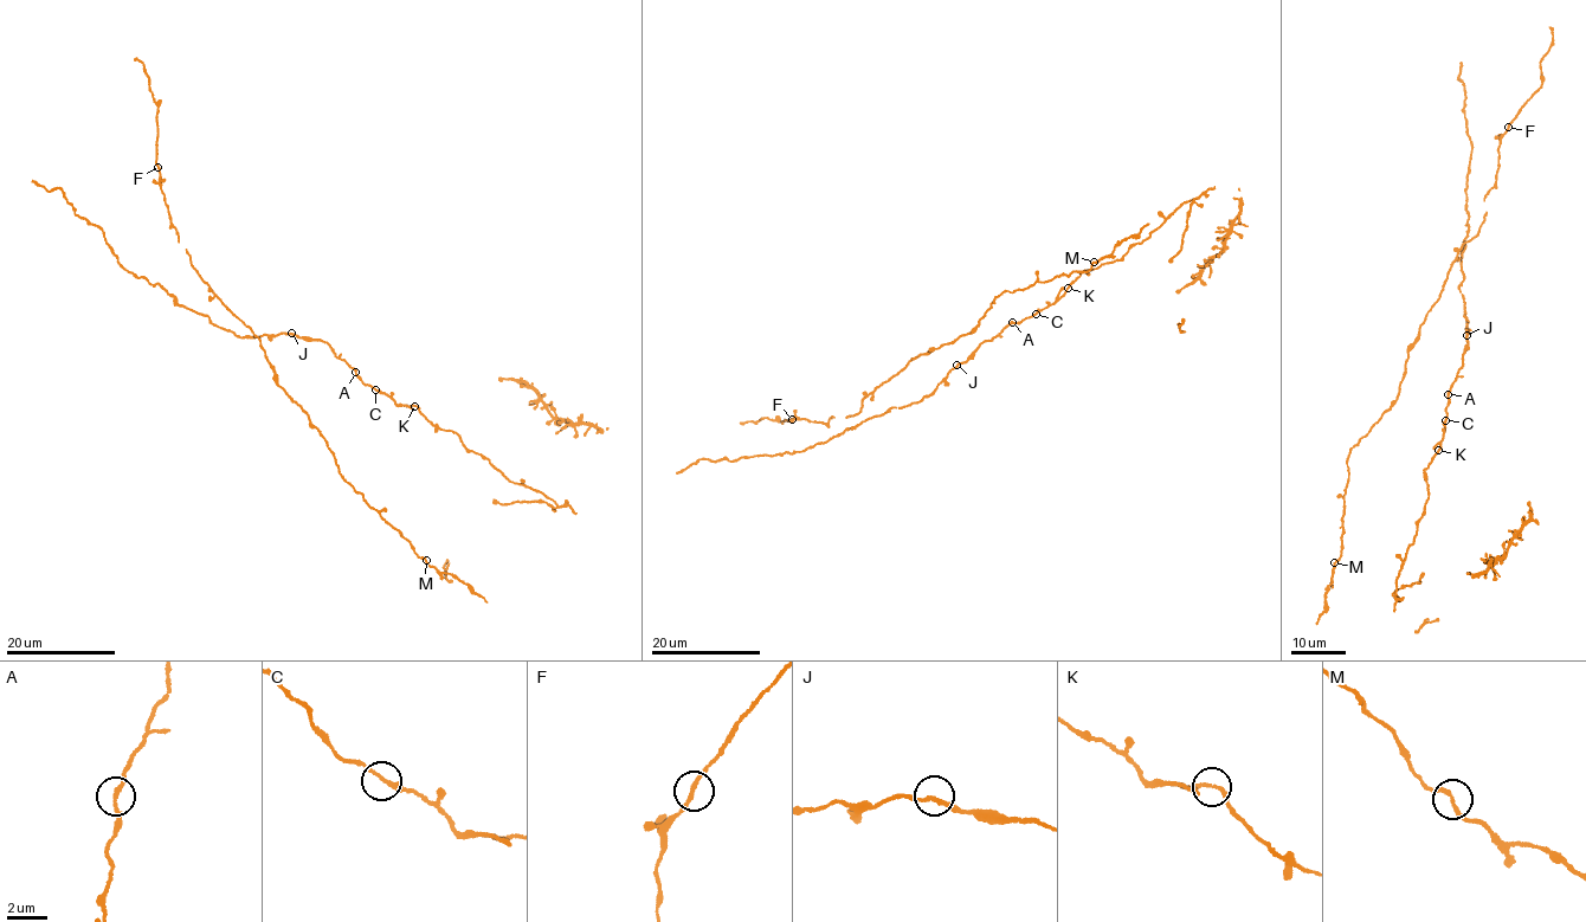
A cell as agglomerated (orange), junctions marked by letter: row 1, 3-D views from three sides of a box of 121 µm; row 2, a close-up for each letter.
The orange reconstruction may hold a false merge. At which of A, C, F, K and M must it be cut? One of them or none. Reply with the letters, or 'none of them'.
none of them

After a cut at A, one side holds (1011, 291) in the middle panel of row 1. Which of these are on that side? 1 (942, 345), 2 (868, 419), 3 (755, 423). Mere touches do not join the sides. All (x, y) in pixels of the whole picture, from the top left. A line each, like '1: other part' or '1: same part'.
1: same part
2: other part
3: same part

